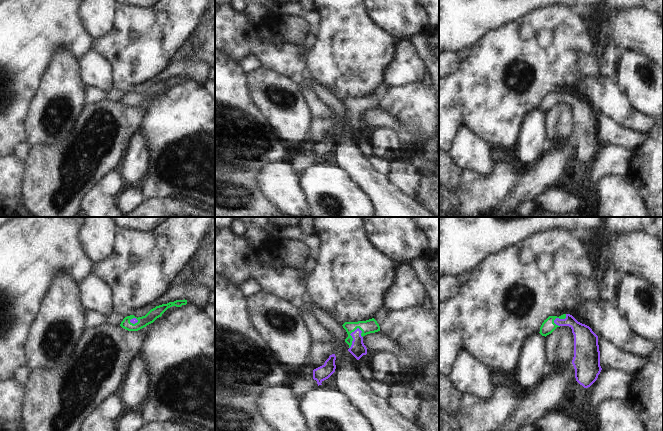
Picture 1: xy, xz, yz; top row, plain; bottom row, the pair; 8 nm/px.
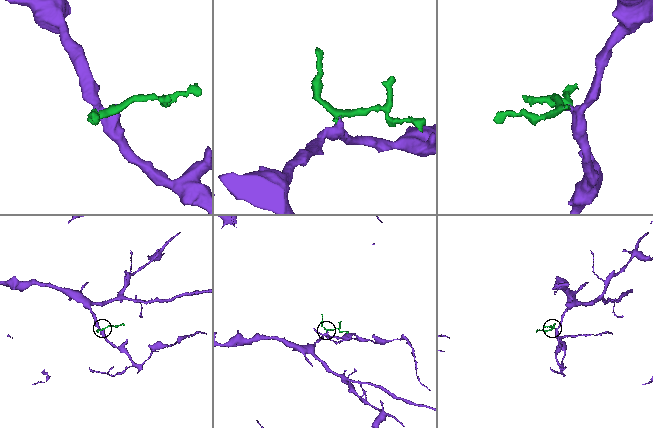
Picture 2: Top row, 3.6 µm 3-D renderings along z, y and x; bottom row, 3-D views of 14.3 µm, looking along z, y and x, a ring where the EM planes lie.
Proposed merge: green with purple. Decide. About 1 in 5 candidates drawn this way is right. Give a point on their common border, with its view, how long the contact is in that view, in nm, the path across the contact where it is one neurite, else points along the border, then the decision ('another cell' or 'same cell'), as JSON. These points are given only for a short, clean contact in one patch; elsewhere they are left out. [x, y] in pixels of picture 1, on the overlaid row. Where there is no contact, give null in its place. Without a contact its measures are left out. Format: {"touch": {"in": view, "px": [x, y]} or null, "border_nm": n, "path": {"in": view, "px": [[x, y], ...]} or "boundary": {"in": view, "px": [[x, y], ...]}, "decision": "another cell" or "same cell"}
{"touch": {"in": "xz", "px": [351, 337]}, "border_nm": 190, "path": {"in": "xz", "px": [[369, 326], [357, 328], [351, 337], [358, 349]]}, "decision": "same cell"}

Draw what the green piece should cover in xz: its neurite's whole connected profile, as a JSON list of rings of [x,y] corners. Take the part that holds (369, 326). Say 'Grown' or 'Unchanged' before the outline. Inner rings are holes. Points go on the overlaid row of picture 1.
Grown. [[[374,318],[366,321],[345,322],[342,326],[348,334],[348,337],[345,339],[345,342],[349,345],[348,351],[357,360],[367,354],[363,337],[367,334],[380,331],[380,326]]]

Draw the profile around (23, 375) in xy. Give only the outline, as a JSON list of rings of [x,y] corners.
[[[28,366],[21,368],[18,370],[15,378],[18,379],[20,382],[26,384],[31,377],[32,371],[33,370],[31,370]]]

